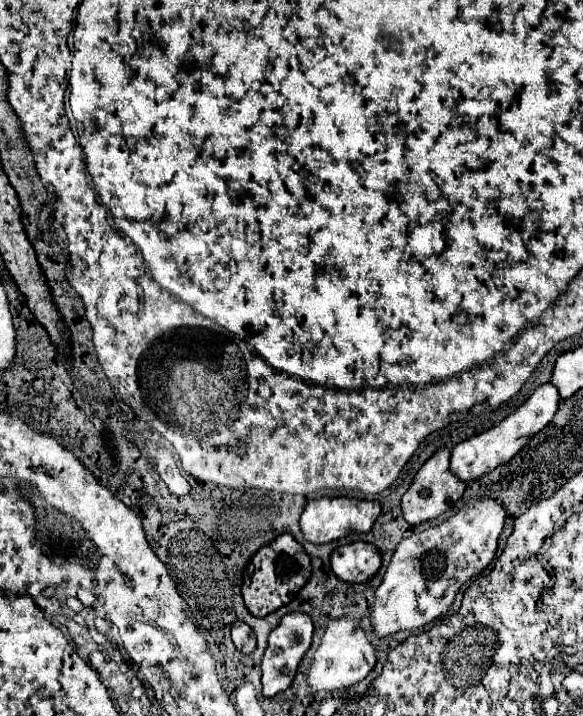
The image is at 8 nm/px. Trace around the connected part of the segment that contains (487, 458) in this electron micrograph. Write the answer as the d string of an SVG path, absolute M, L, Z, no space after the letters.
M546 383L546 385L540 385L524 405L520 405L510 417L506 417L504 421L500 421L498 425L490 427L488 431L482 431L480 435L474 435L470 439L464 439L462 443L458 443L454 449L452 449L452 457L450 457L450 469L452 473L464 481L464 483L470 483L470 481L476 481L480 479L482 475L490 473L492 469L496 469L498 465L504 465L506 461L510 461L544 425L548 425L558 409L558 403L560 403L560 395L556 391L554 385Z

